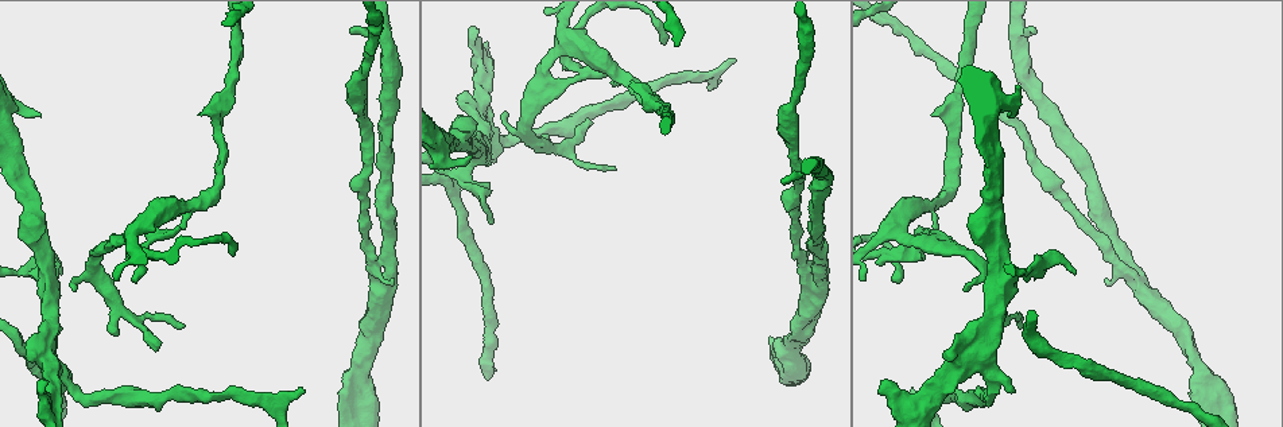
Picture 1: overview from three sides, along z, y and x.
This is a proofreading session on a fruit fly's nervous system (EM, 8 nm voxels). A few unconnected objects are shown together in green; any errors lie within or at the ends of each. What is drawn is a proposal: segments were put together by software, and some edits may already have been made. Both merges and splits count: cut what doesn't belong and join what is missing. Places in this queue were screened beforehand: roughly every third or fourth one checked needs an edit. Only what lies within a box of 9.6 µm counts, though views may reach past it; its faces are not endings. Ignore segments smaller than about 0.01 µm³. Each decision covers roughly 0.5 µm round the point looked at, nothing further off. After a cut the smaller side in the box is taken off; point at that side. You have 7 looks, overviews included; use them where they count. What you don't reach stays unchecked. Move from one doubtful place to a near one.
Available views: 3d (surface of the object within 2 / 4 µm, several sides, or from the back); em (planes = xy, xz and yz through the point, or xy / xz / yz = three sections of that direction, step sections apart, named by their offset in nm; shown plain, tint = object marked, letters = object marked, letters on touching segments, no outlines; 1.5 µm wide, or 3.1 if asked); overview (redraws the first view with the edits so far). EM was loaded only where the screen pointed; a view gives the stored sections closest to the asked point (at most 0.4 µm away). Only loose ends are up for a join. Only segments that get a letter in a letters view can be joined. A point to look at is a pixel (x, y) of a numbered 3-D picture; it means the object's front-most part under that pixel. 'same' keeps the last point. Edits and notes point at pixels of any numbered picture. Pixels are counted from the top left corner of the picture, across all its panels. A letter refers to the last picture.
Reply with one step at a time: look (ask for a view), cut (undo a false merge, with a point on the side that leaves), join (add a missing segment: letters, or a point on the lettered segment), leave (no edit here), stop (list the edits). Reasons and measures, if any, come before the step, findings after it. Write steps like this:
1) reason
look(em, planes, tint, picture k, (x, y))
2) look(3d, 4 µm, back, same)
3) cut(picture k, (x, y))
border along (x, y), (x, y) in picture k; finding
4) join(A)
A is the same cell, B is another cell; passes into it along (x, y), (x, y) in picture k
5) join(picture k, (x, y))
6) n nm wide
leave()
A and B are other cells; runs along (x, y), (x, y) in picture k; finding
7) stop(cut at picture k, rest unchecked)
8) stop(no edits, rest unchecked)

an open end
look(em, xz, step 8, letters, picture 1, (494, 221))

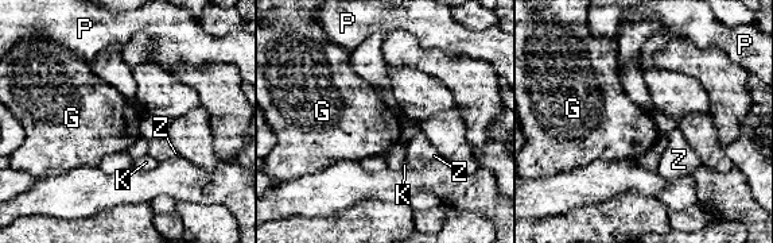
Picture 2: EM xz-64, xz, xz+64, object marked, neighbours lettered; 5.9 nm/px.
cut it another way
look(em, planes, letters, same)

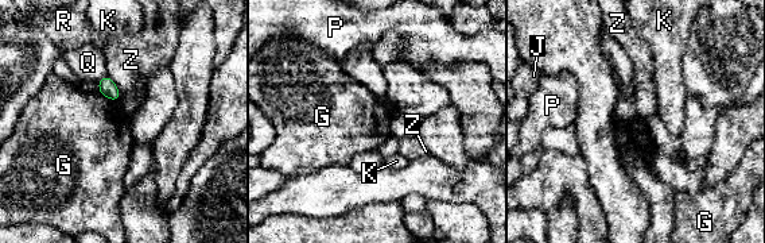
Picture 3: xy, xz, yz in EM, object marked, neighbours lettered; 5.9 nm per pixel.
leave()
G, J, K, P, Q, R and Z are other cells; border along (108, 74), (117, 88), (120, 100) in picture 3; none of them fits

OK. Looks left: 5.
branch stops here
look(3d, 4 µm, picture 1, (784, 183))

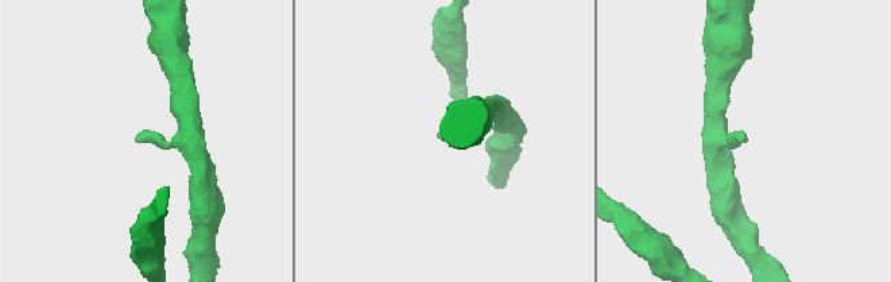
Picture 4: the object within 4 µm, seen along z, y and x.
shape alone is not enough
look(em, yz, step 8, tint, picture 4, (740, 137))

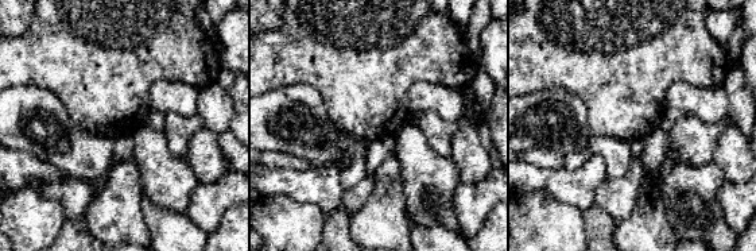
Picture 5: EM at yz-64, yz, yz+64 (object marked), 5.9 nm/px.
look(em, planes, letters, same)

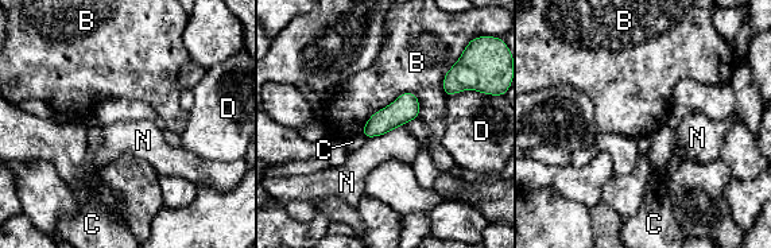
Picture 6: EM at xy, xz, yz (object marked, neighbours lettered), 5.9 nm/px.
leave()
B, C, D and N are other cells; border along (403, 124), (367, 139) in picture 6; no lettered segment goes on from it

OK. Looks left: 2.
look(3d, 2 µm, picture 1, (770, 337))

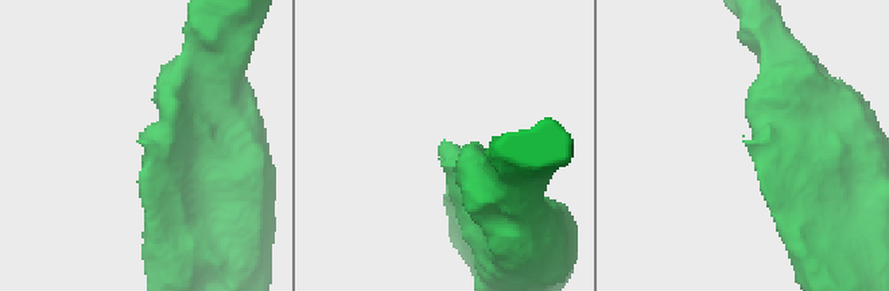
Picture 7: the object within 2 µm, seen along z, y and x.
look(em, planes, letters, picture 7, (747, 145))

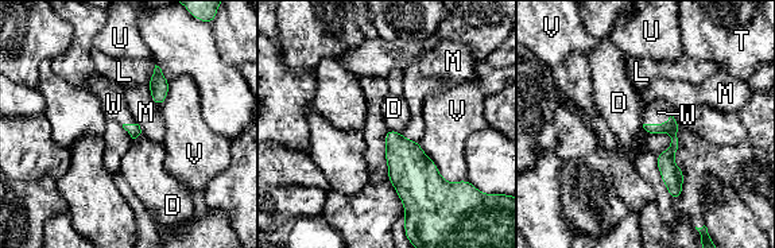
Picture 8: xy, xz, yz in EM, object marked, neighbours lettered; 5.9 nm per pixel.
join(W)
W is the same cell, D, L, M, T, U and V are other cells; it goes on there

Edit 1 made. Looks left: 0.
stop(join at picture 8, rest unchecked)

